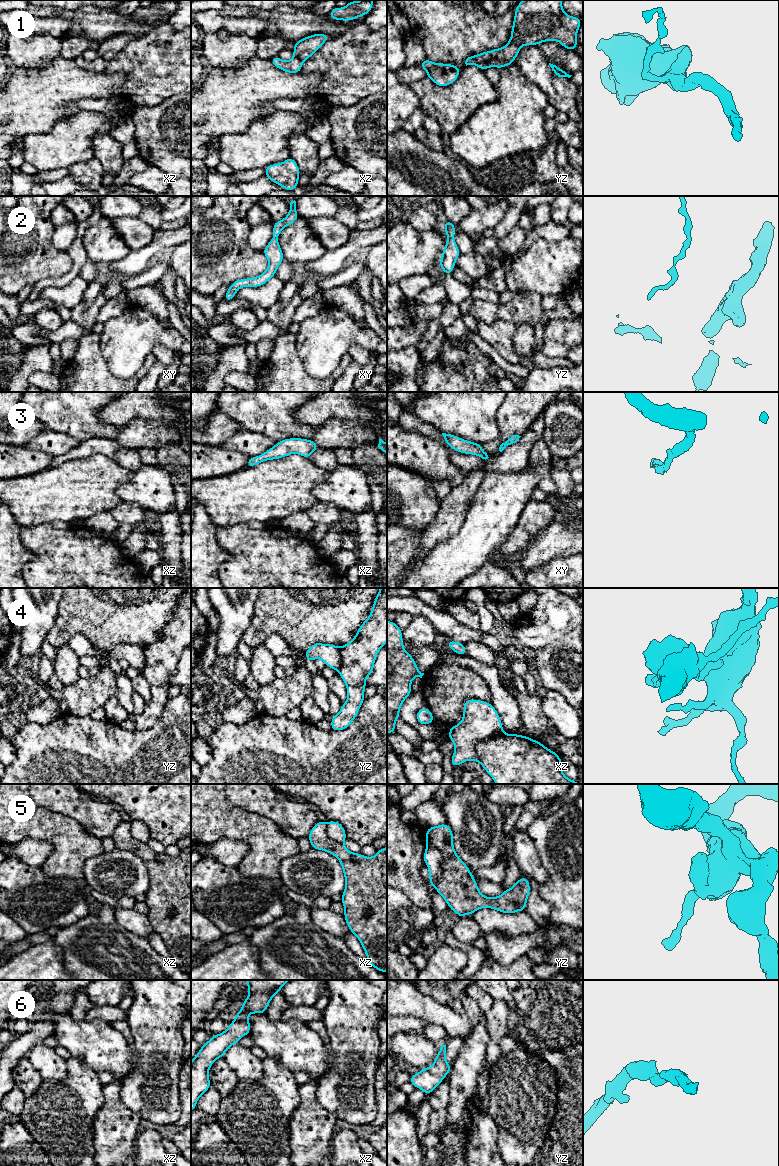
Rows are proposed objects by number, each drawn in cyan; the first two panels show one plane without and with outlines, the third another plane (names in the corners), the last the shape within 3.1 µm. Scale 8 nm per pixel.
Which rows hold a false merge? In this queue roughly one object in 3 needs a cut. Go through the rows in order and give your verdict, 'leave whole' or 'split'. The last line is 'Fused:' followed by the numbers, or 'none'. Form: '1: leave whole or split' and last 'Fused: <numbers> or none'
1: leave whole
2: leave whole
3: leave whole
4: split
5: split
6: leave whole
Fused: 4, 5

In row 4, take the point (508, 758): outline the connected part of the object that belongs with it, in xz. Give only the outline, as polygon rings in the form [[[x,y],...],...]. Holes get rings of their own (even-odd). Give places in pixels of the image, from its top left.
[[[527,736],[488,737],[477,743],[476,752],[496,784],[579,784],[564,775],[556,752]]]

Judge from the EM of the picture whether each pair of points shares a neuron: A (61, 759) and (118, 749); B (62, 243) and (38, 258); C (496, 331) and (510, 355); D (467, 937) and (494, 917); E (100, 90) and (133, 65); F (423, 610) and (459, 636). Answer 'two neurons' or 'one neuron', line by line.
A: one neuron
B: two neurons
C: one neuron
D: two neurons
E: two neurons
F: one neuron

